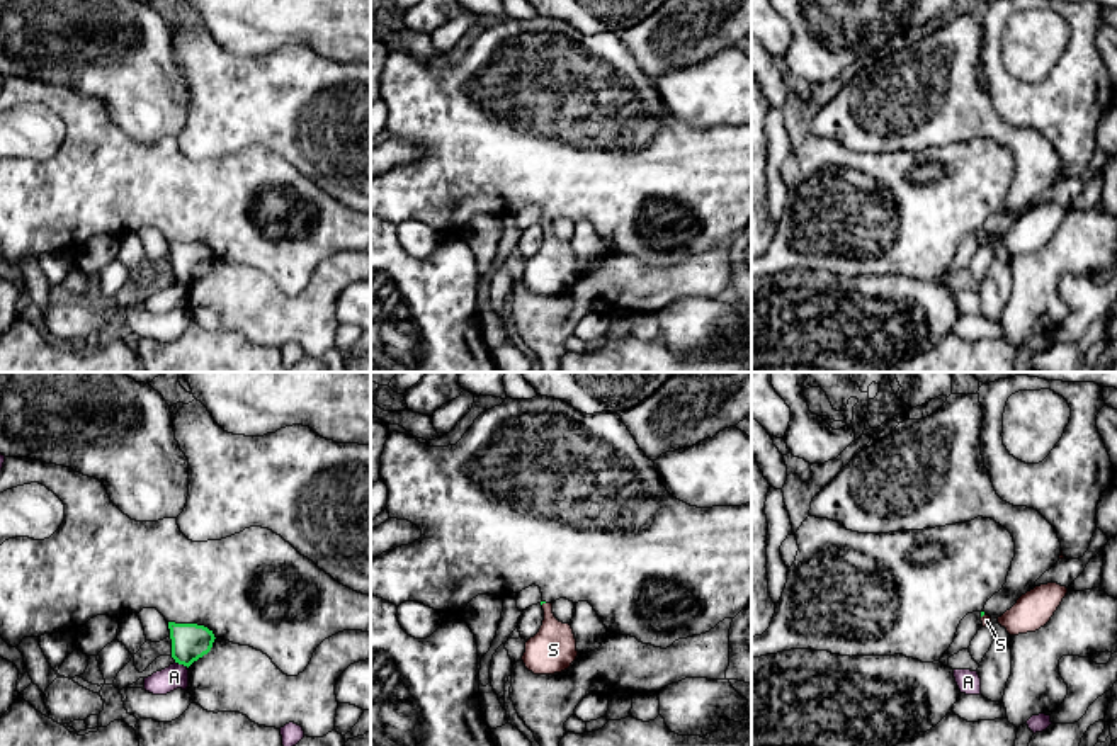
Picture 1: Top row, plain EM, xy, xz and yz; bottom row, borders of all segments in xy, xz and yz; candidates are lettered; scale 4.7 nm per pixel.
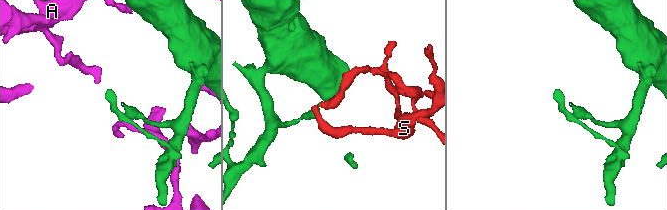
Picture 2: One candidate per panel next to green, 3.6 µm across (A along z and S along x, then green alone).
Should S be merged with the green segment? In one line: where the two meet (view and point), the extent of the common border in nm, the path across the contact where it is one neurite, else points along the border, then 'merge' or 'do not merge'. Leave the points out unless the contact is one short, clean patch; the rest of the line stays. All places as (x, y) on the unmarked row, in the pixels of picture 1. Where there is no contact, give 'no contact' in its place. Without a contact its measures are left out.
xz (543, 221) | 30 nm | across xz (541, 221), (543, 221), (548, 228), (553, 269) | merge

